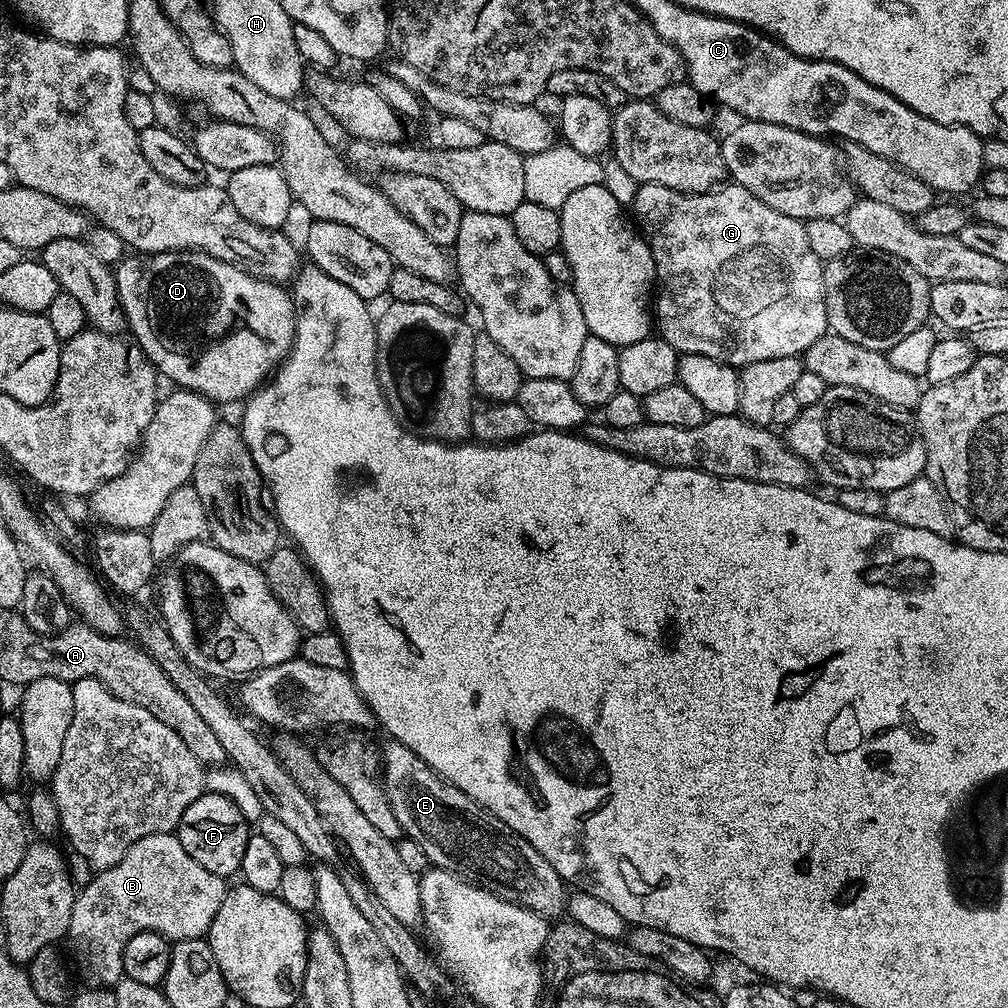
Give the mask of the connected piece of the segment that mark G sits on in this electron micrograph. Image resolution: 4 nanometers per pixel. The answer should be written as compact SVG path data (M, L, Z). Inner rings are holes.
M735 182L725 183L719 188L712 189L711 192L679 192L670 190L670 186L657 184L641 184L635 190L636 197L632 200L632 208L630 204L630 212L634 217L635 227L650 246L650 254L656 267L658 295L654 300L654 320L658 325L660 339L670 342L670 346L674 346L677 353L706 354L706 358L721 360L724 364L743 366L770 358L800 356L829 331L824 297L824 264L818 258L818 254L810 250L810 245L806 242L806 230L801 221L786 214L778 214L778 210L766 206L766 202L762 202Z

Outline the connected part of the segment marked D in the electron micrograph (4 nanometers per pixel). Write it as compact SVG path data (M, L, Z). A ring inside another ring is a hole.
M150 252L147 254L132 254L120 261L114 268L118 298L124 311L127 331L132 331L131 339L139 344L157 373L168 380L173 380L176 388L185 388L187 392L197 392L217 405L243 402L261 387L279 368L280 363L288 356L296 337L296 305L287 287L272 284L269 280L260 280L250 275L246 270L234 266L230 262L222 262L205 252Z

